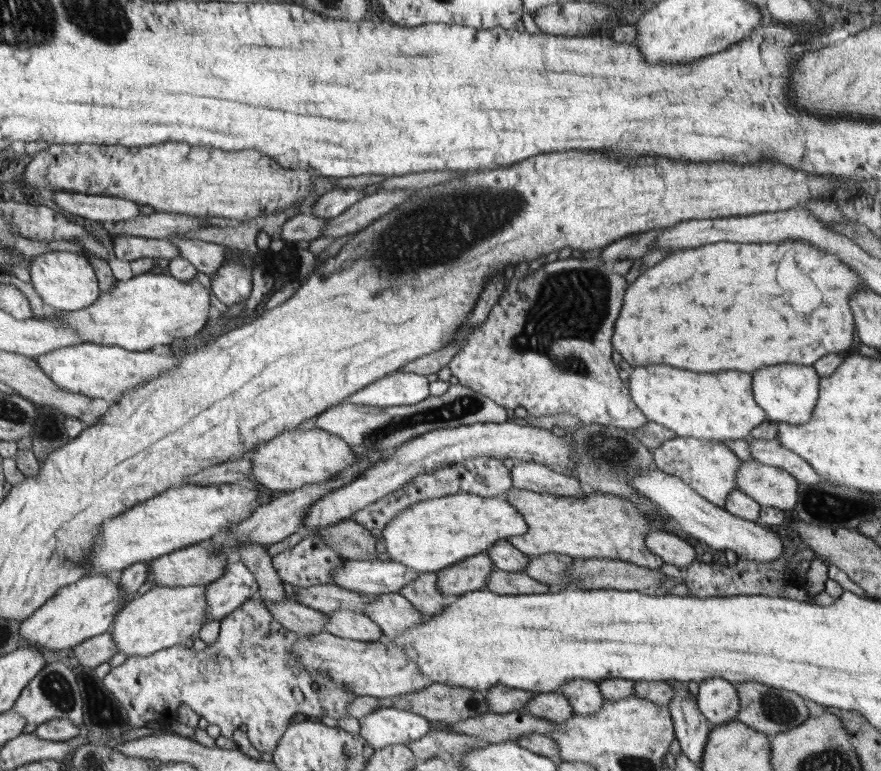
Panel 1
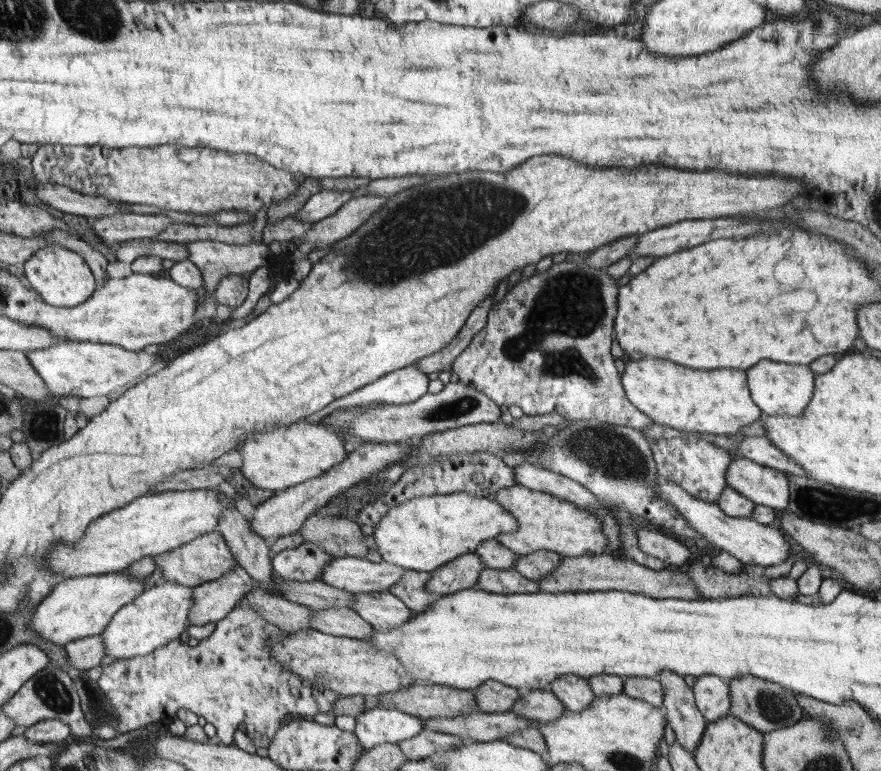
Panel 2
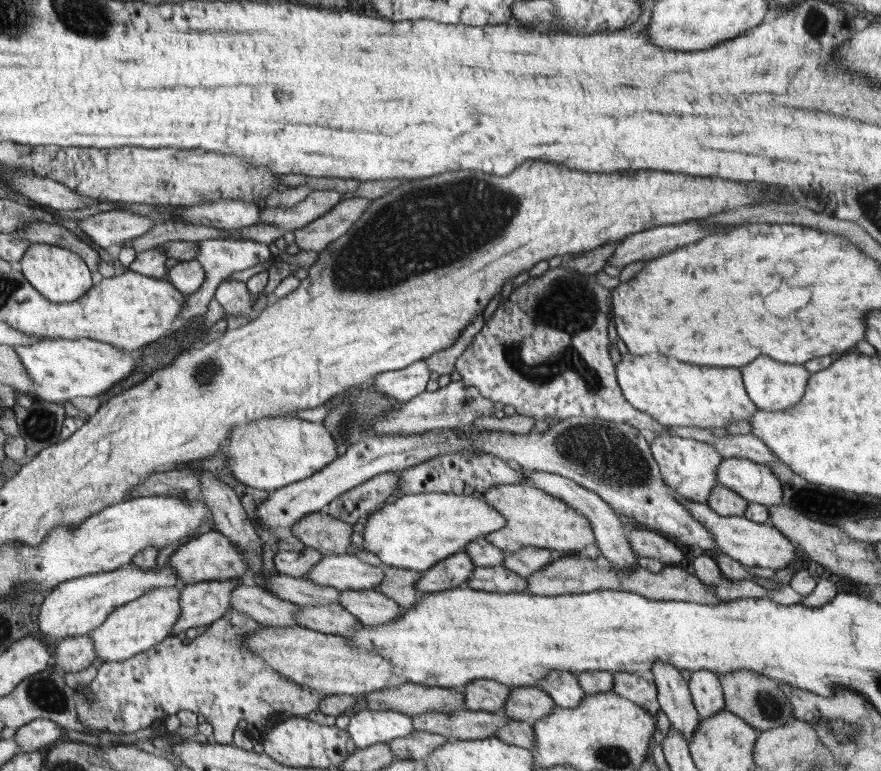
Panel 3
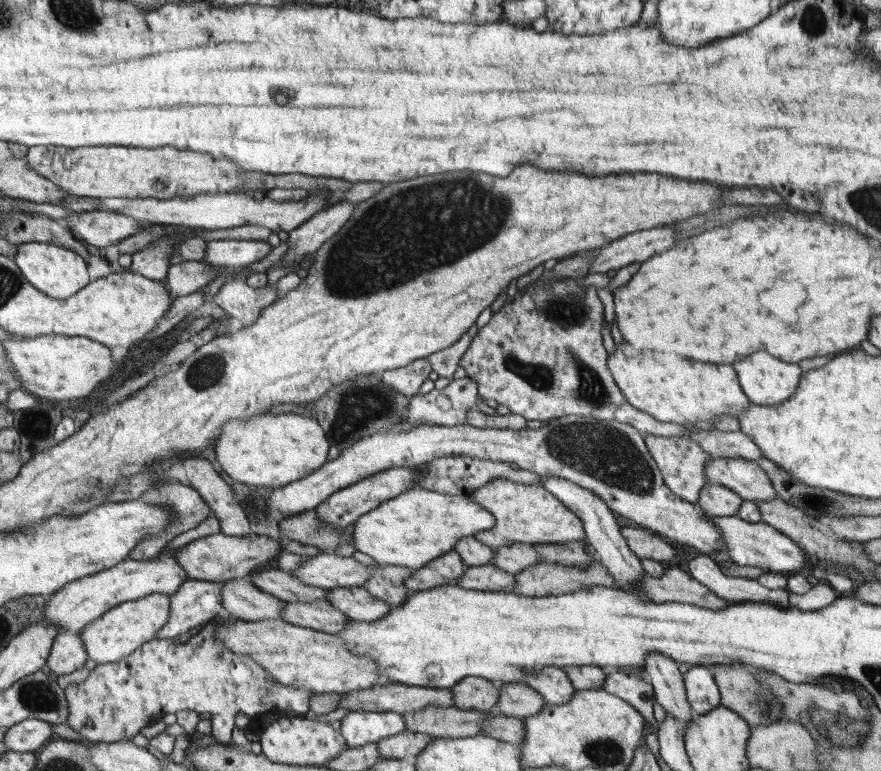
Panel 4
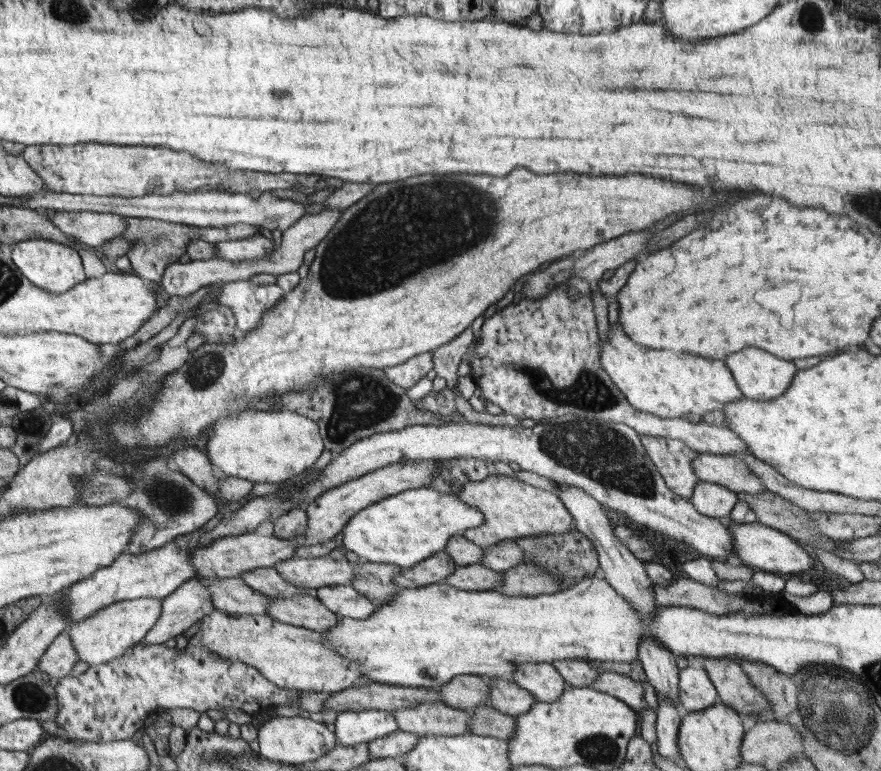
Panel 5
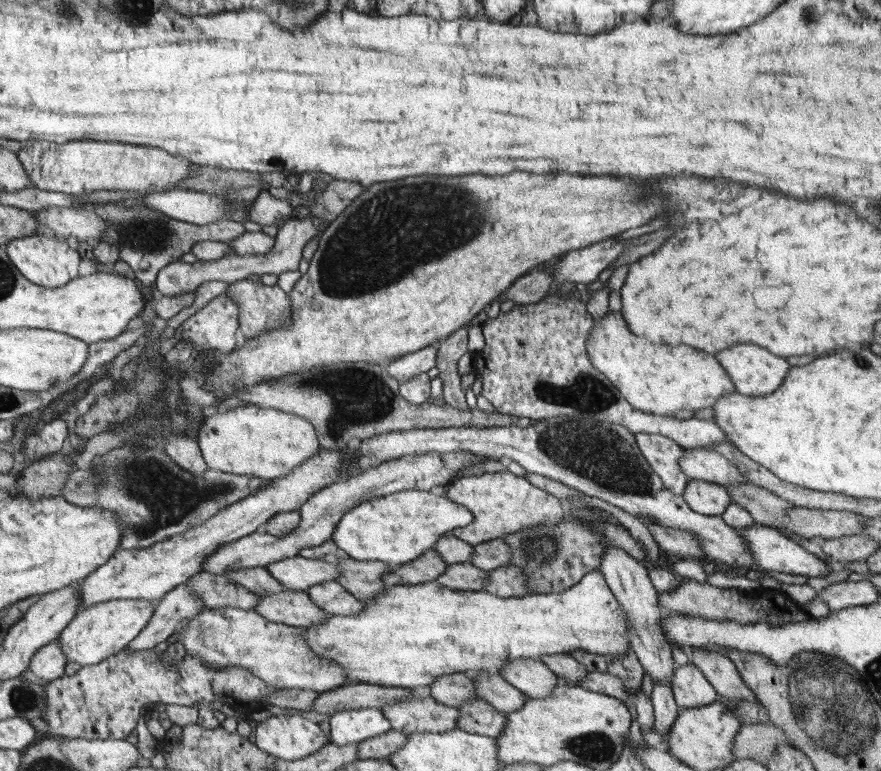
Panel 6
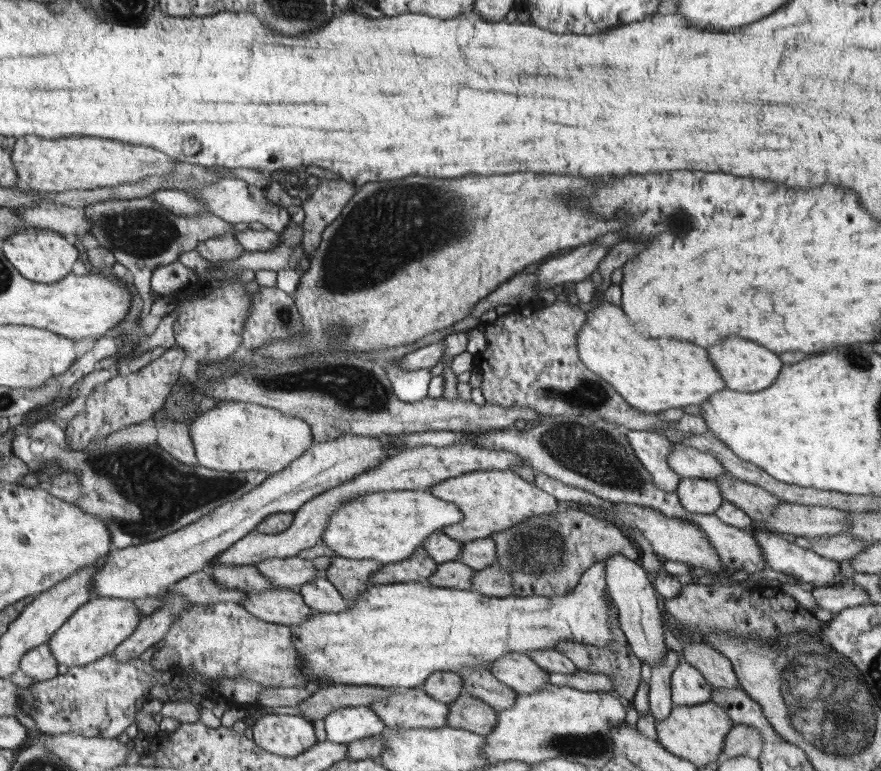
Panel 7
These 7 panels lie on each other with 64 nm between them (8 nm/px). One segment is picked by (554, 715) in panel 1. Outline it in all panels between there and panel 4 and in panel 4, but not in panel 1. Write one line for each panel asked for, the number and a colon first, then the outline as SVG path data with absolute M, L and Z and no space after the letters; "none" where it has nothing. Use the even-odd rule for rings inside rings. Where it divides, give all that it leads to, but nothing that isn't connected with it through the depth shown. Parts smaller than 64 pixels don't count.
2: M549 690L521 692L521 698L511 708L511 712L515 712L517 716L539 724L557 720L559 716L563 716L565 710L567 710L565 704L561 704L561 700Z
3: M517 686L511 688L511 696L501 714L517 722L535 722L549 716L553 710L555 702L545 690L539 690L537 686Z
4: M499 684L499 688L501 694L495 712L499 712L501 716L523 720L529 716L537 716L547 704L537 690L525 684Z

